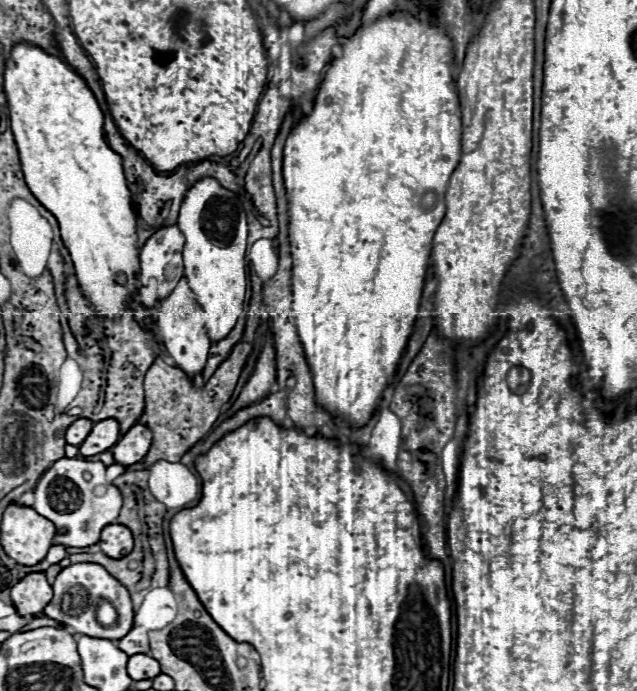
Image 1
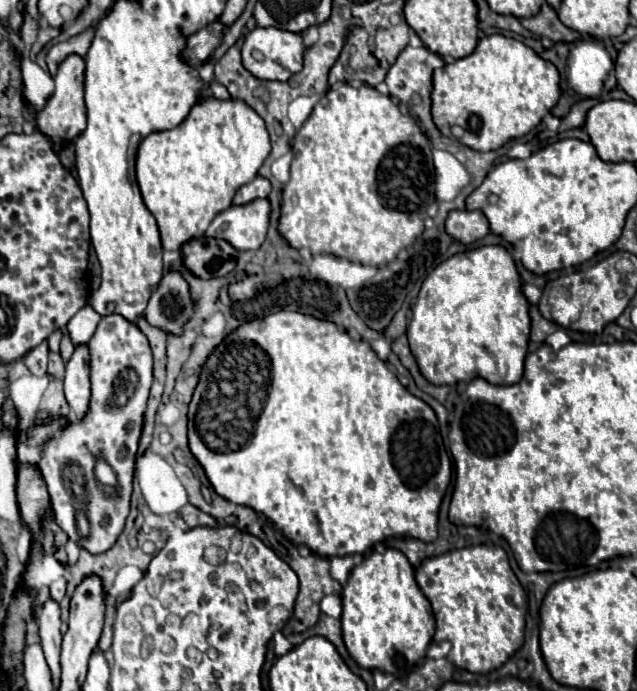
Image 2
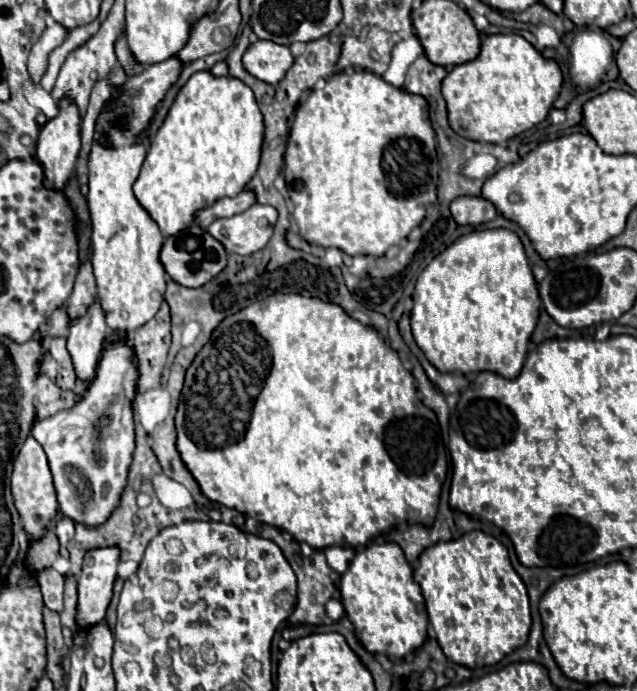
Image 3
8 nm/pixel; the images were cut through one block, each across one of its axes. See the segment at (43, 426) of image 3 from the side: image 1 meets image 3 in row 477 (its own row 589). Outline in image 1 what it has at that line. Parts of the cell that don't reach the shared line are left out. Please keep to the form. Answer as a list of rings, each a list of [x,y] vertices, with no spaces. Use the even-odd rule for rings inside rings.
[[[92,562],[70,564],[70,566],[62,568],[62,572],[56,576],[52,588],[54,588],[54,598],[50,600],[50,604],[46,604],[44,616],[54,618],[66,626],[72,626],[78,634],[84,634],[90,638],[120,640],[122,636],[126,636],[126,632],[130,632],[130,628],[134,624],[132,598],[130,598],[126,586],[122,586],[118,580],[114,580],[100,564],[92,564]],[[98,600],[108,600],[116,608],[118,622],[114,626],[102,626],[96,620]]]

